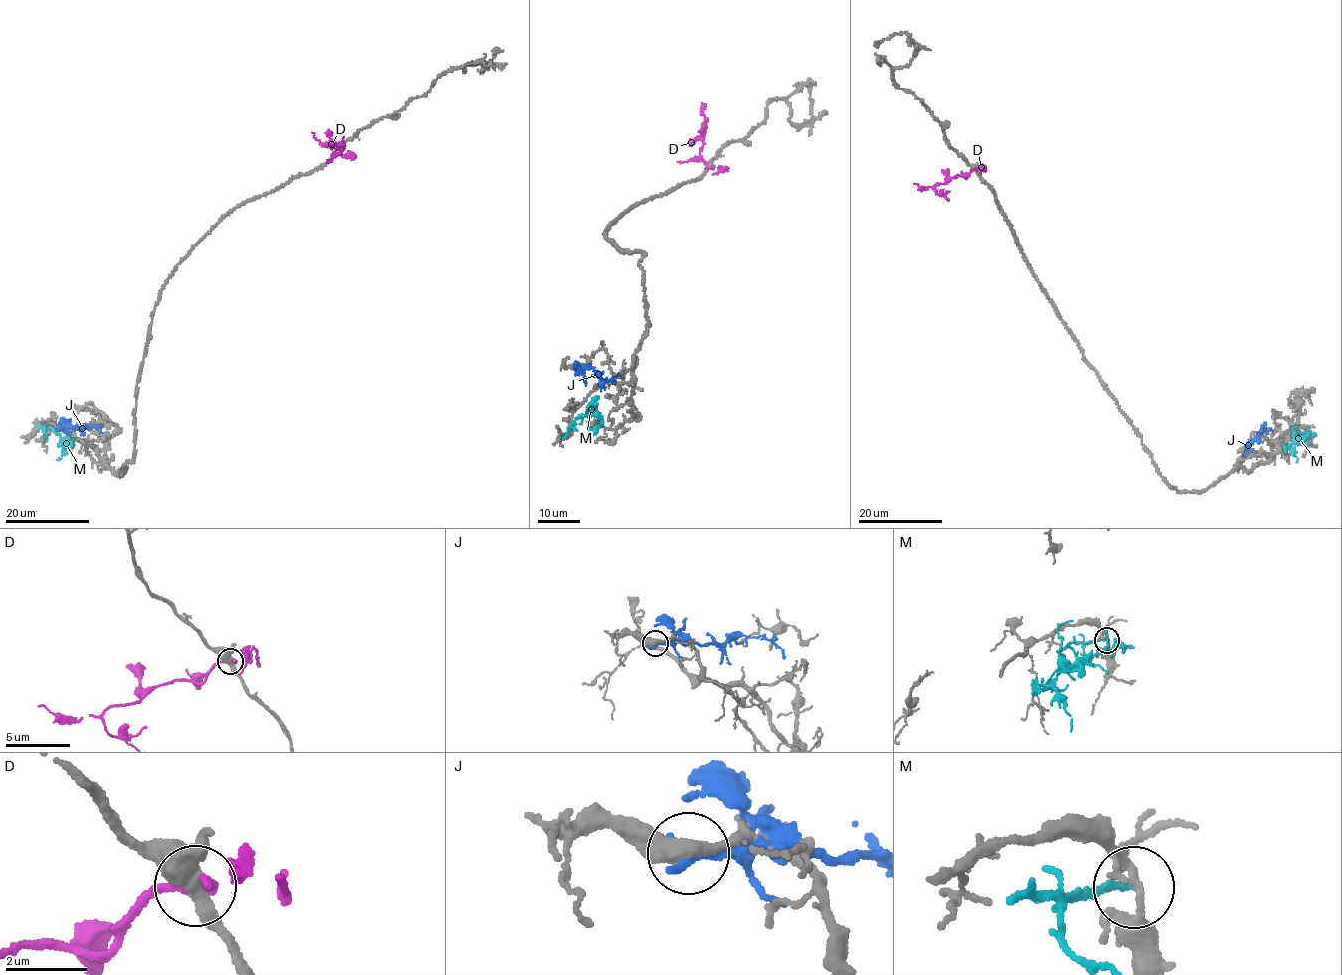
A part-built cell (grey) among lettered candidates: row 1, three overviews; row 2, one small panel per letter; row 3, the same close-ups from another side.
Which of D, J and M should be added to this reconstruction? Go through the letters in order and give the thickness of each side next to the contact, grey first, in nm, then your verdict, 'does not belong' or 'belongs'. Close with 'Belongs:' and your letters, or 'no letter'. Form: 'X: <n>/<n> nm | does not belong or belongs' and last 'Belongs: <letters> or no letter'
D: 440/180 nm | does not belong
J: 420/280 nm | does not belong
M: 200/170 nm | does not belong
Belongs: no letter

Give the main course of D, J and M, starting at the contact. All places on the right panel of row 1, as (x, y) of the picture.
D: (976, 169), (966, 176), (958, 175), (935, 185), (937, 193), (948, 199)
J: (1245, 452), (1260, 431)
M: (1308, 432), (1294, 436), (1294, 440), (1316, 434)

